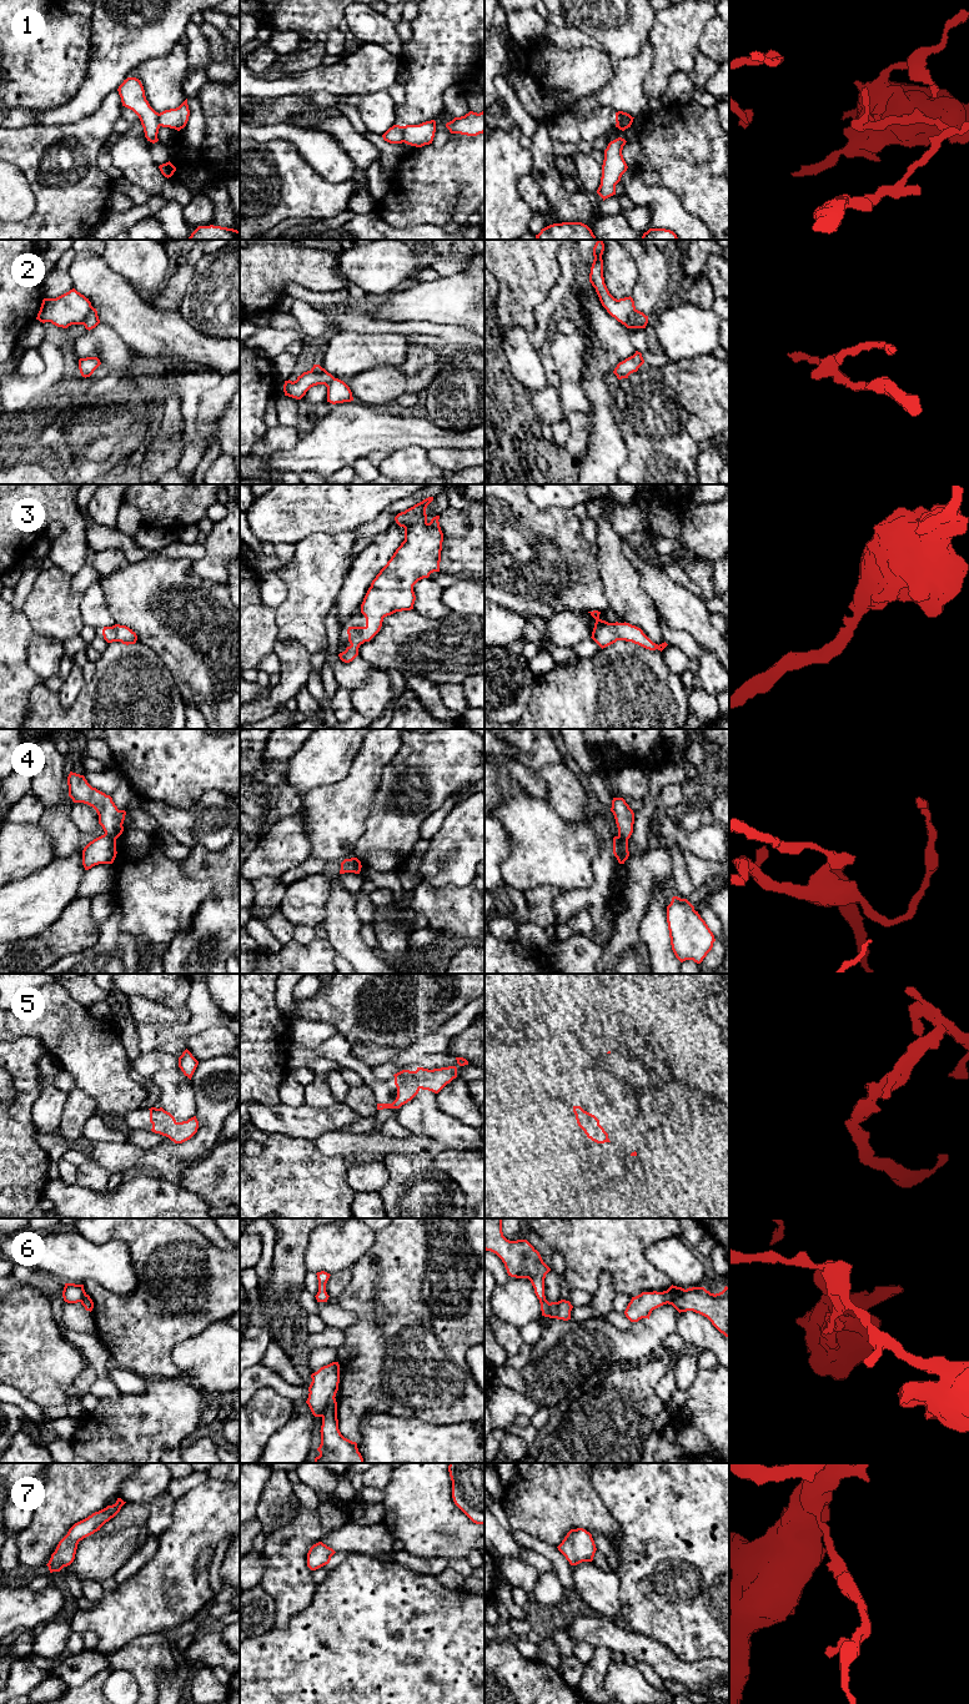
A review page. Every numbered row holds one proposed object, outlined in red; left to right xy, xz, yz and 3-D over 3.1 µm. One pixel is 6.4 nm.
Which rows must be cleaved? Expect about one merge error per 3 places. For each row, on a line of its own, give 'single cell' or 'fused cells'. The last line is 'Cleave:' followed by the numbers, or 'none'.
1: fused cells
2: fused cells
3: single cell
4: fused cells
5: single cell
6: fused cells
7: single cell
Cleave: 1, 2, 4, 6

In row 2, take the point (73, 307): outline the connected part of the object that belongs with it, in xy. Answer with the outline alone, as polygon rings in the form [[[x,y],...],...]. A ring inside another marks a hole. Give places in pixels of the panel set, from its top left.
[[[72,288],[56,298],[44,298],[36,320],[67,328],[71,325],[84,325],[91,307],[89,298]]]

